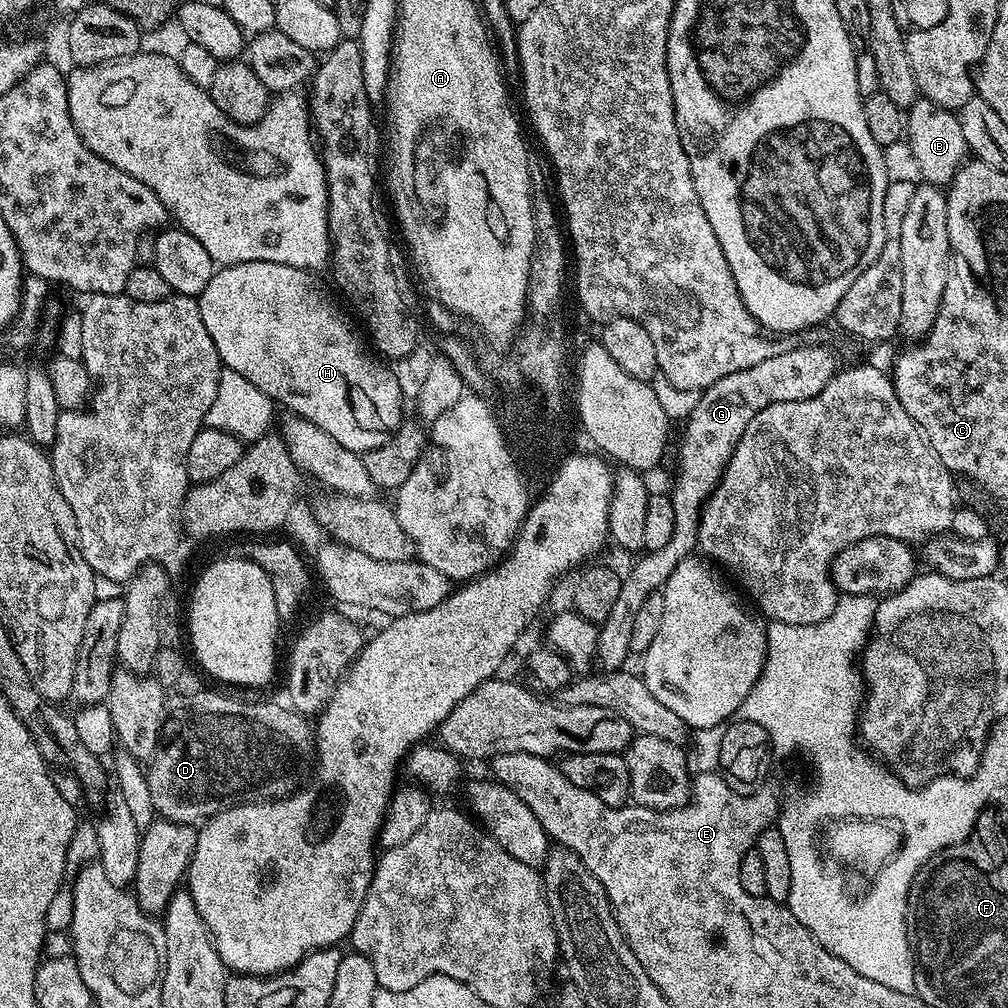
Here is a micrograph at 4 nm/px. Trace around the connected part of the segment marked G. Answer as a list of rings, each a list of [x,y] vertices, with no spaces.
[[[804,344],[801,348],[785,347],[774,358],[766,358],[766,362],[758,362],[758,366],[750,366],[746,370],[738,370],[734,374],[726,374],[726,378],[718,378],[709,388],[703,389],[695,397],[696,405],[684,424],[684,433],[680,436],[680,465],[676,468],[676,489],[670,492],[674,506],[674,535],[662,550],[645,551],[640,560],[622,576],[622,591],[618,594],[614,606],[610,609],[610,618],[599,625],[598,646],[595,663],[601,664],[604,672],[619,672],[630,657],[630,629],[634,626],[634,617],[642,602],[650,598],[650,594],[661,591],[664,584],[674,574],[678,562],[697,551],[696,535],[700,529],[700,514],[704,503],[716,488],[722,474],[728,469],[730,458],[742,438],[746,434],[746,426],[750,426],[754,414],[762,414],[766,406],[774,406],[778,402],[802,402],[802,398],[814,398],[830,378],[838,371],[836,356],[824,344]]]

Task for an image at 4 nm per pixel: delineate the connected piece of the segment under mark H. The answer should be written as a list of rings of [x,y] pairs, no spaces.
[[[278,262],[221,267],[213,271],[206,290],[198,297],[202,322],[206,322],[206,330],[214,338],[221,365],[227,371],[242,374],[277,405],[285,404],[289,413],[305,416],[314,426],[326,430],[334,442],[342,442],[346,450],[363,454],[381,448],[405,419],[406,397],[400,393],[395,371],[369,351],[362,336],[360,341],[343,310],[312,276],[315,275],[309,269]]]

